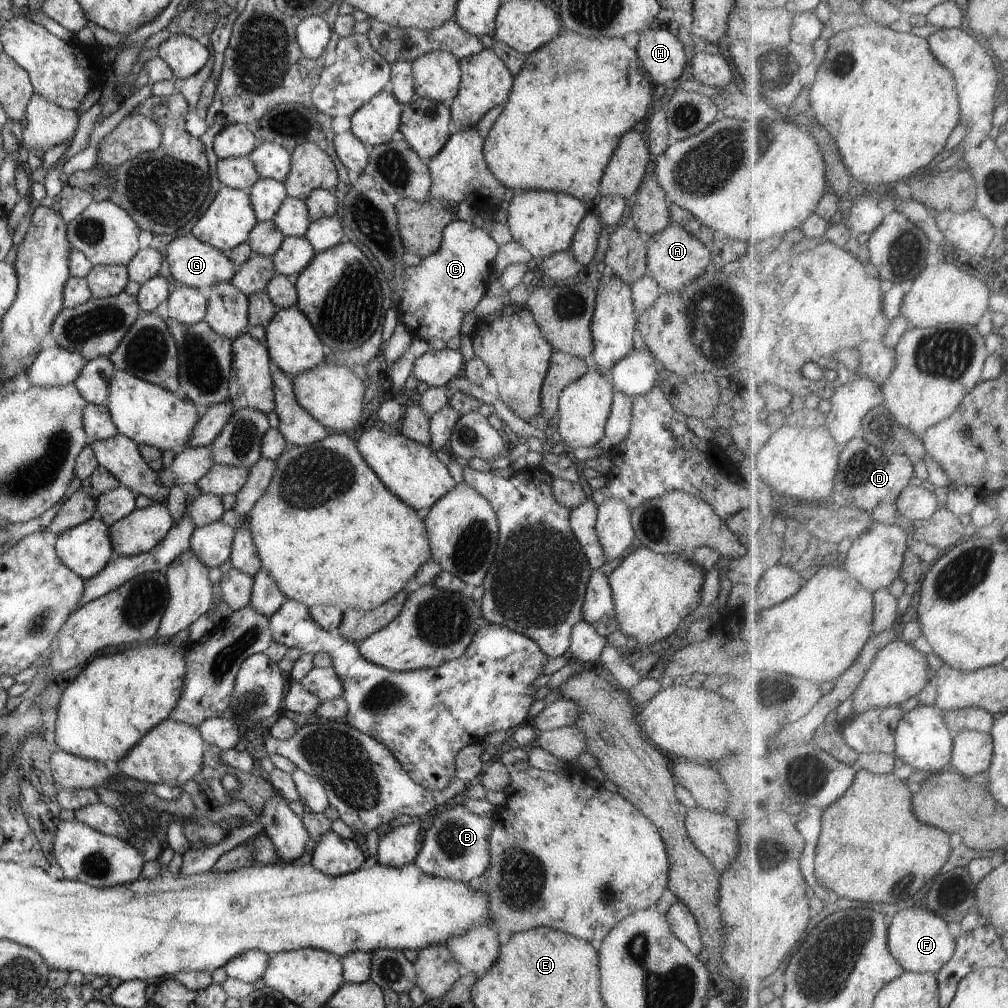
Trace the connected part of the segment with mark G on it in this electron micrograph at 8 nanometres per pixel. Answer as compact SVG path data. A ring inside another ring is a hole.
M190 232L175 238L168 244L166 262L168 262L170 272L175 280L197 289L202 288L202 286L214 286L220 282L231 282L238 269L227 252L218 250L208 243L200 242L200 239L192 236Z

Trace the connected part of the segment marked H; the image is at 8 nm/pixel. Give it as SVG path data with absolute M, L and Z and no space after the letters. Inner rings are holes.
M664 25L656 29L647 28L640 32L635 50L647 75L652 76L654 83L666 88L682 76L688 58L678 37Z

